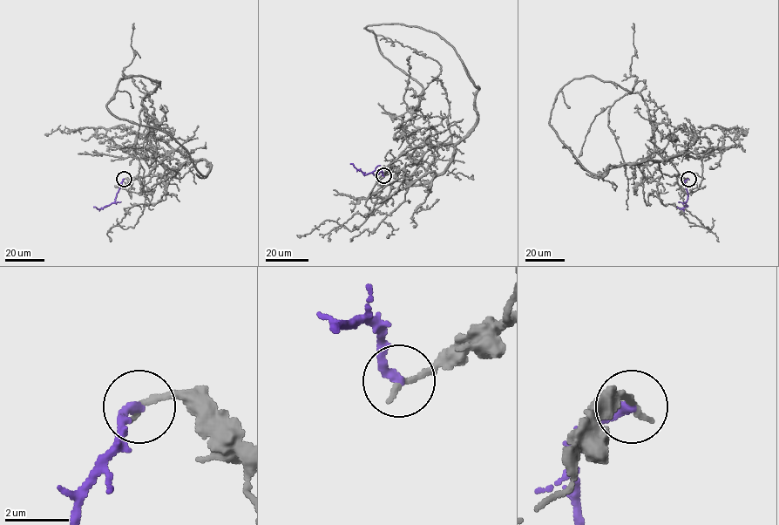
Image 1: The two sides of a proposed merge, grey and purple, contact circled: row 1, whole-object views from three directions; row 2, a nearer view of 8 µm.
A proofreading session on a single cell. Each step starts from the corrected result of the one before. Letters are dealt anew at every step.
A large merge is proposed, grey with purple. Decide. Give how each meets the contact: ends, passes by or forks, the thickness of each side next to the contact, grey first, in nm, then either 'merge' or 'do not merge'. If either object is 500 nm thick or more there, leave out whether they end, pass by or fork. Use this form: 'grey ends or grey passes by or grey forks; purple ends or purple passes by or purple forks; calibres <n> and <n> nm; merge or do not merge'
grey ends; purple ends; calibres 220 and 300 nm; do not merge

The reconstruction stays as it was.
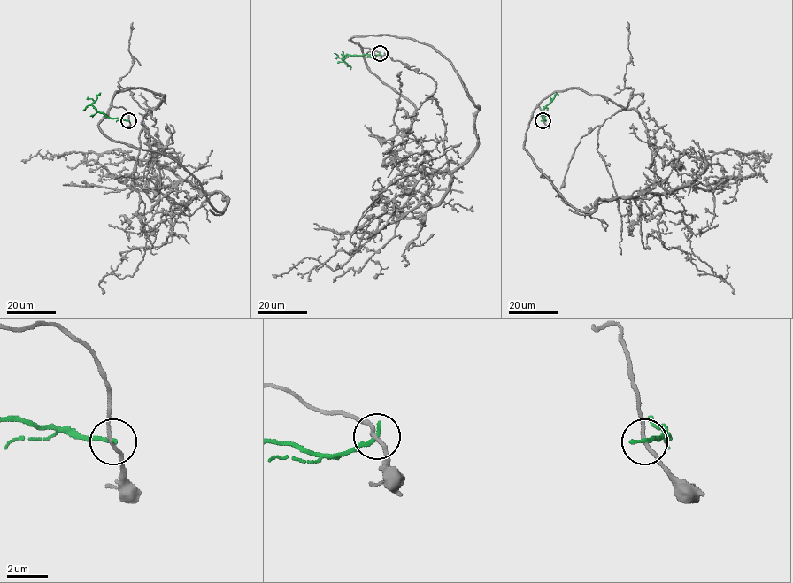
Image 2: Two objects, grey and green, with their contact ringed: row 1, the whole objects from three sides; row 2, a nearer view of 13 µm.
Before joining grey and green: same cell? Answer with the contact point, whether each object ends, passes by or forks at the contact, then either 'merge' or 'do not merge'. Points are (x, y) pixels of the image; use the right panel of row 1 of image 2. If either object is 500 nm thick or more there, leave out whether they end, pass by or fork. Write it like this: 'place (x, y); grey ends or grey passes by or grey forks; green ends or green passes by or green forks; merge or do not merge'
place (542, 120); grey passes by; green ends; do not merge

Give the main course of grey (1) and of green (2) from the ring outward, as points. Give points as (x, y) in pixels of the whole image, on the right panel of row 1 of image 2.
1: (542, 120), (537, 106), (524, 148), (586, 212), (599, 200), (681, 188), (715, 154), (763, 161)
2: (542, 120), (544, 119), (543, 109), (557, 93), (558, 95)

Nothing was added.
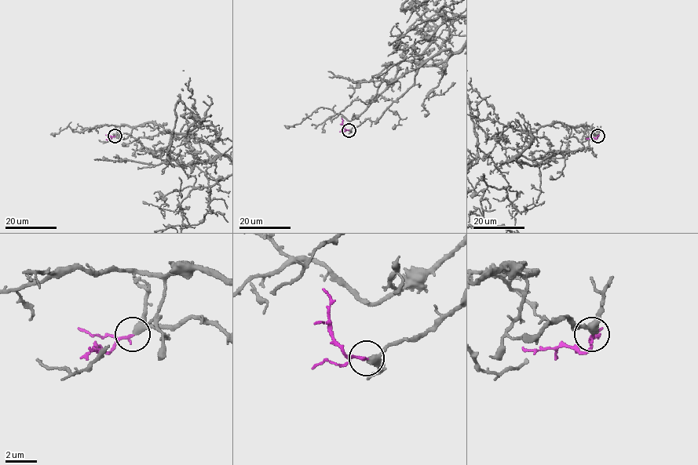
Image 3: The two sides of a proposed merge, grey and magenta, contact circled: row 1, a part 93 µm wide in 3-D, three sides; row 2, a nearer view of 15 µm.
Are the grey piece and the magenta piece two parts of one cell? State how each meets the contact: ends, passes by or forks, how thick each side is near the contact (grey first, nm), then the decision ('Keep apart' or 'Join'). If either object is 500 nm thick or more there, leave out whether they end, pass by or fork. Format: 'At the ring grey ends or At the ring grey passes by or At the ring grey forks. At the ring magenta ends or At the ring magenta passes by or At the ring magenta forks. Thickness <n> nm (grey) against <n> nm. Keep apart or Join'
At the ring grey passes by. At the ring magenta passes by. Thickness 340 nm (grey) against 130 nm. Join

